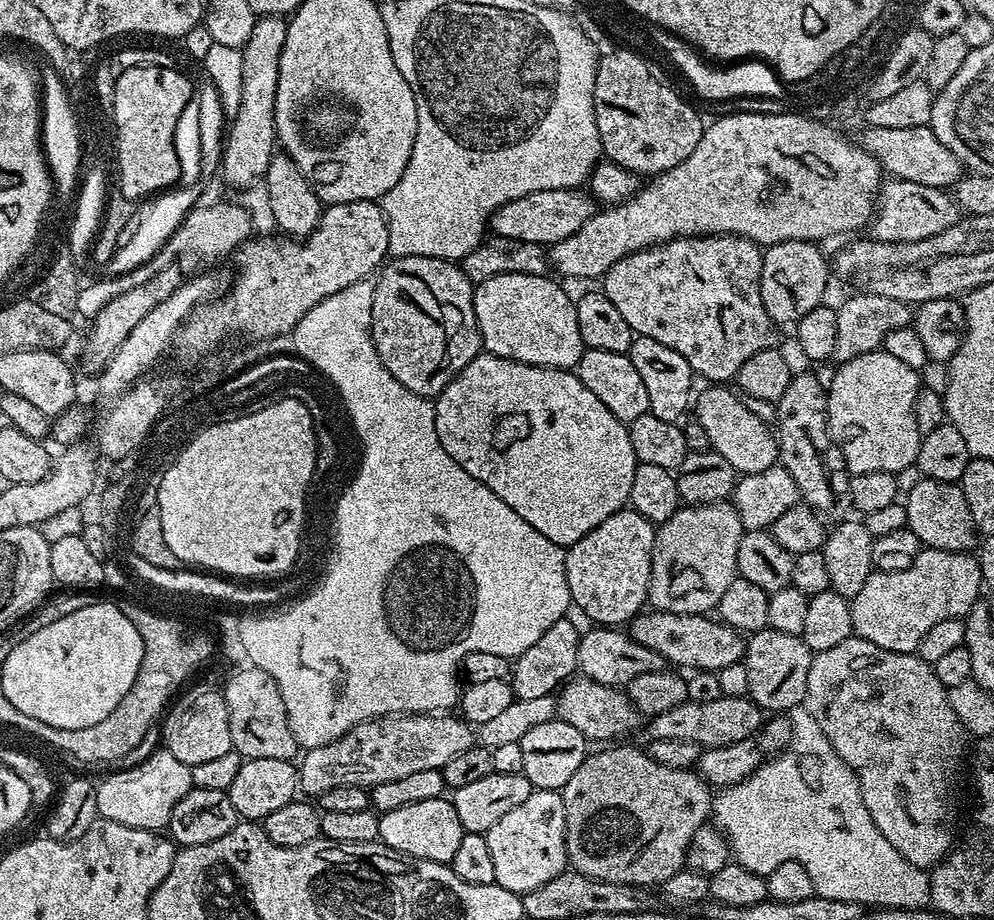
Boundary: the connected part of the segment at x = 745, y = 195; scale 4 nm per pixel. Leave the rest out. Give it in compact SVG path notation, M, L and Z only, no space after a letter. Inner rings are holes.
M795 111L776 112L773 116L767 116L764 112L736 112L733 116L724 116L721 120L709 123L704 129L698 146L694 146L694 154L686 158L686 162L678 162L670 170L661 172L659 176L651 177L647 181L646 188L641 187L634 195L622 200L613 206L601 207L592 215L590 222L584 223L579 230L574 230L570 238L562 238L562 242L551 245L550 264L555 275L569 276L572 280L596 280L599 281L622 258L626 258L634 252L641 252L643 248L652 248L655 244L665 244L668 240L677 240L680 236L719 236L727 234L730 236L745 236L756 244L767 246L786 242L787 240L811 240L813 242L825 242L831 236L840 236L843 232L856 232L860 227L867 225L872 219L876 206L876 197L880 195L882 187L882 169L879 162L871 156L859 143L847 140L840 132L835 132L831 123L823 120L812 120Z

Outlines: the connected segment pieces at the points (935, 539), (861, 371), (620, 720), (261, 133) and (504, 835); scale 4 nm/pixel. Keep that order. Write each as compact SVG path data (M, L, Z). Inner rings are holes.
M922 479L907 492L903 505L908 519L907 528L918 534L923 547L967 553L977 547L974 518L970 518L970 506L966 506L966 494L962 494L959 483Z
M882 350L862 354L850 362L839 365L835 369L832 381L827 381L828 398L828 430L834 443L840 447L844 455L844 464L852 476L858 474L874 474L875 472L891 472L897 474L906 467L915 465L916 455L920 449L921 434L918 422L914 422L914 398L922 386L919 371L905 366Z
M579 674L573 675L564 681L562 687L555 693L556 712L555 715L562 722L570 722L570 726L574 726L574 730L578 730L584 735L585 741L592 740L608 740L604 742L614 742L618 736L628 736L632 731L639 729L642 724L642 717L639 712L628 700L628 695L619 687L611 688L602 682L594 682L590 678Z
M261 16L255 21L252 29L247 29L246 39L242 44L242 102L238 106L238 114L231 117L226 128L224 141L222 176L236 188L244 188L261 179L277 147L276 119L274 118L274 98L278 90L278 62L282 58L282 50L286 46L288 20L282 16Z
M537 788L521 802L515 810L509 810L500 821L494 822L490 830L484 833L486 846L490 846L490 855L494 862L495 884L511 892L521 894L530 890L538 890L538 886L546 886L550 878L558 878L569 867L566 850L566 806L563 795L550 788Z

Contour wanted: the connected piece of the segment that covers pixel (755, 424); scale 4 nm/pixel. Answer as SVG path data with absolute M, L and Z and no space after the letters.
M708 386L694 400L694 418L706 430L706 438L712 443L711 451L722 454L737 474L758 474L758 470L770 470L778 462L778 449L773 429L753 411L734 398L726 386Z

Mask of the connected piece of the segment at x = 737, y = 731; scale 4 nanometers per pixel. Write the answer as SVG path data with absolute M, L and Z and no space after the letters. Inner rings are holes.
M719 696L714 698L714 702L694 702L687 699L684 703L674 706L674 710L662 710L662 714L651 717L643 725L642 733L644 732L645 741L674 738L681 742L699 744L701 749L725 748L728 744L753 735L765 719L762 709L747 696Z

